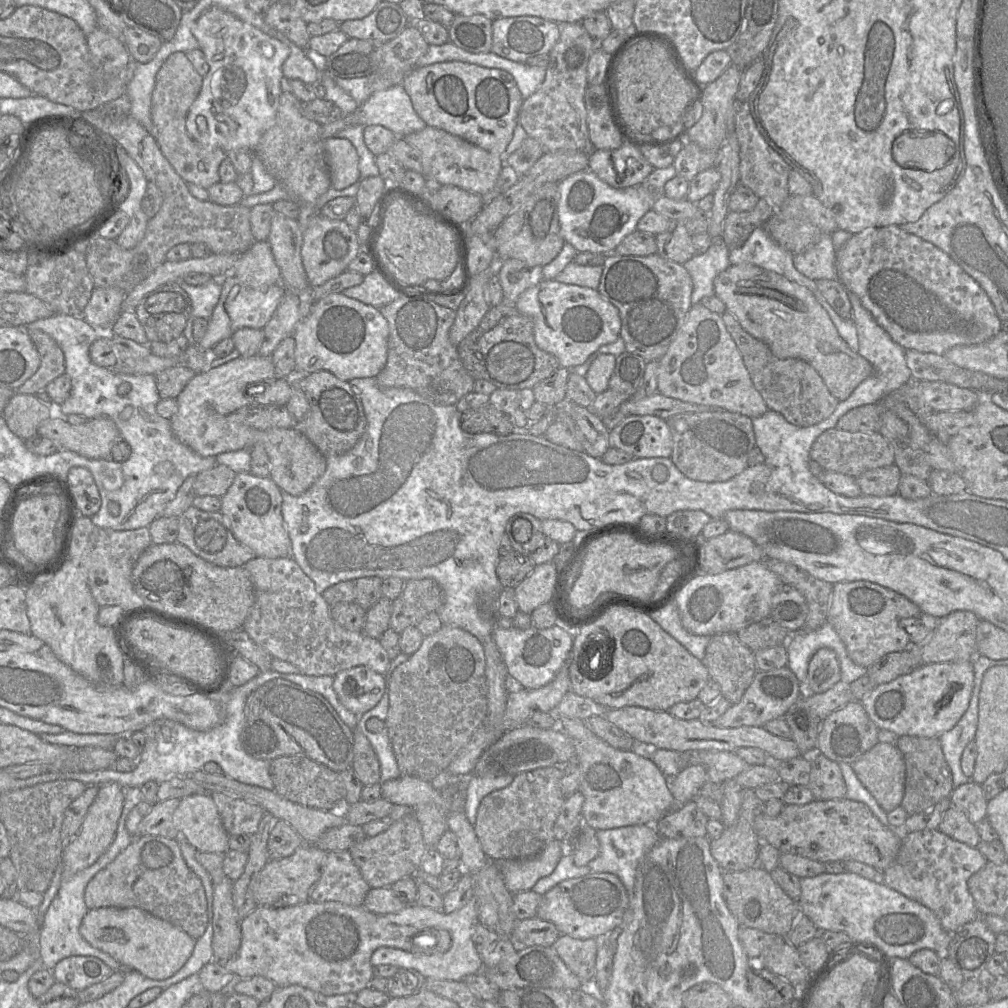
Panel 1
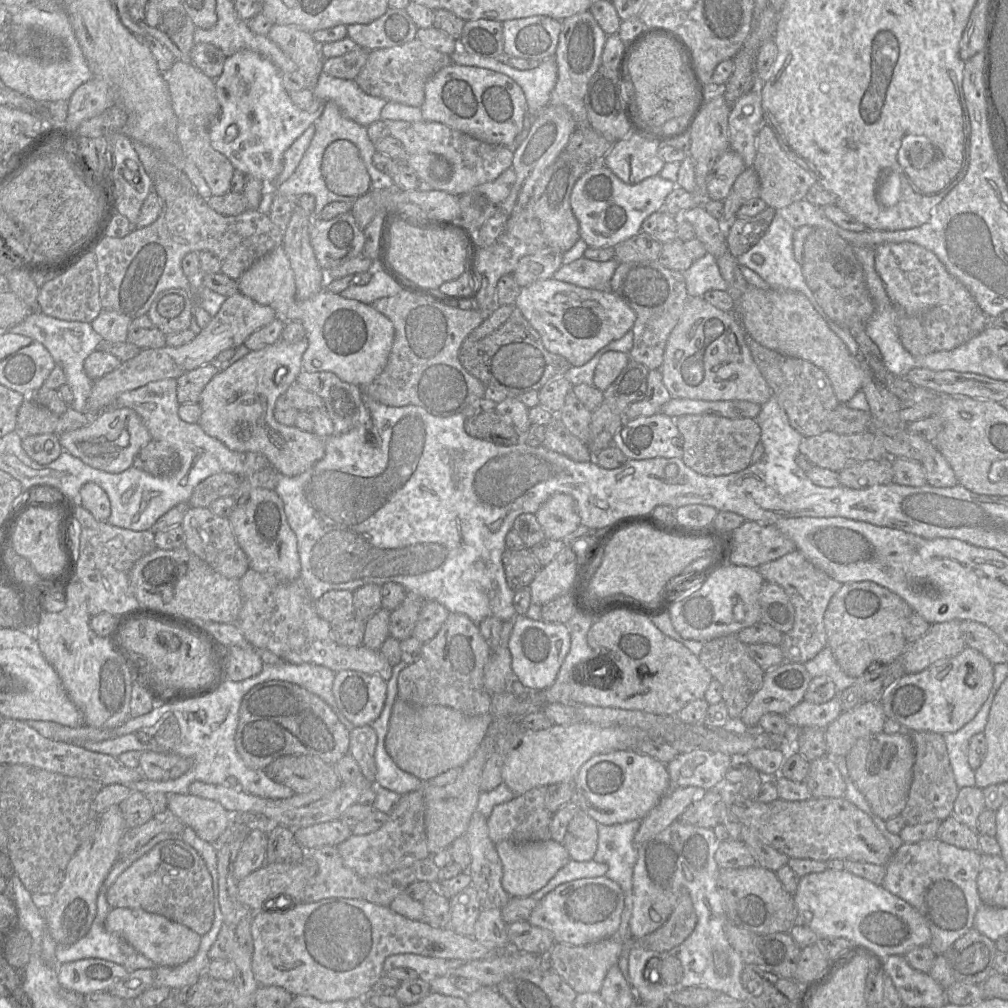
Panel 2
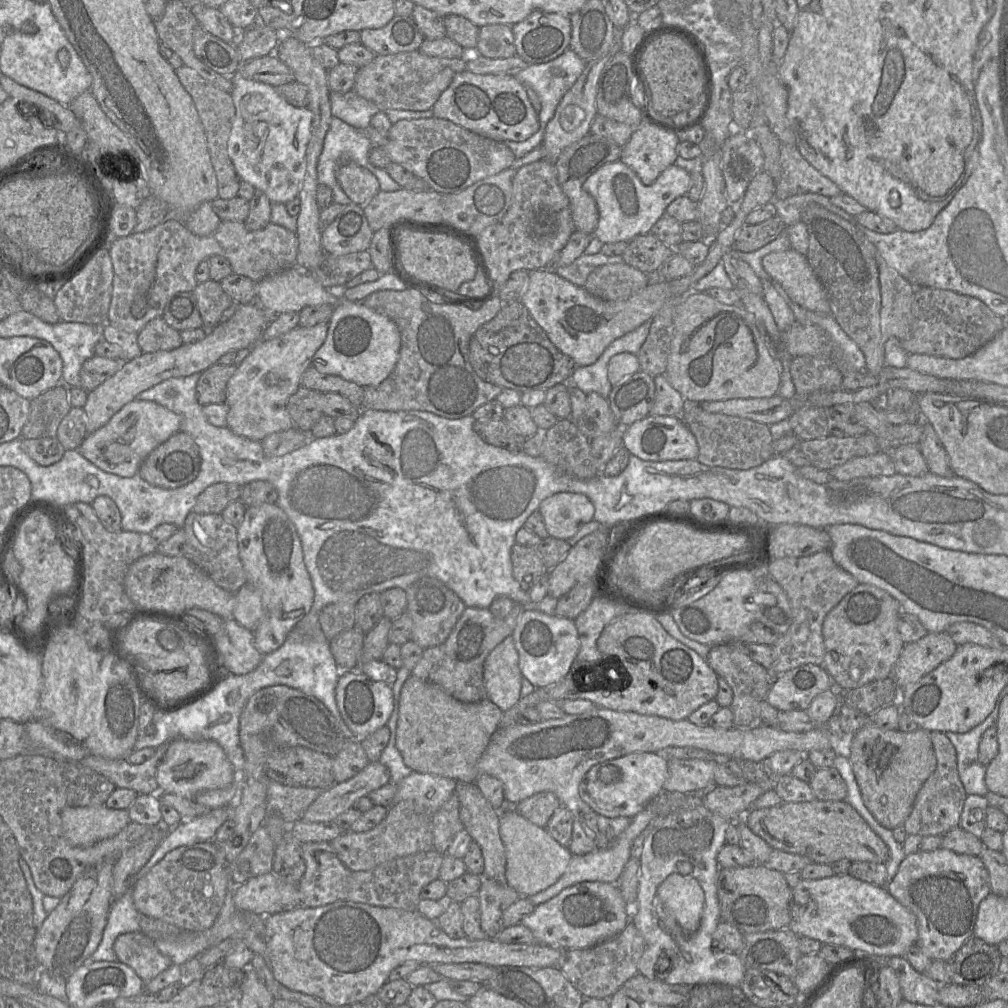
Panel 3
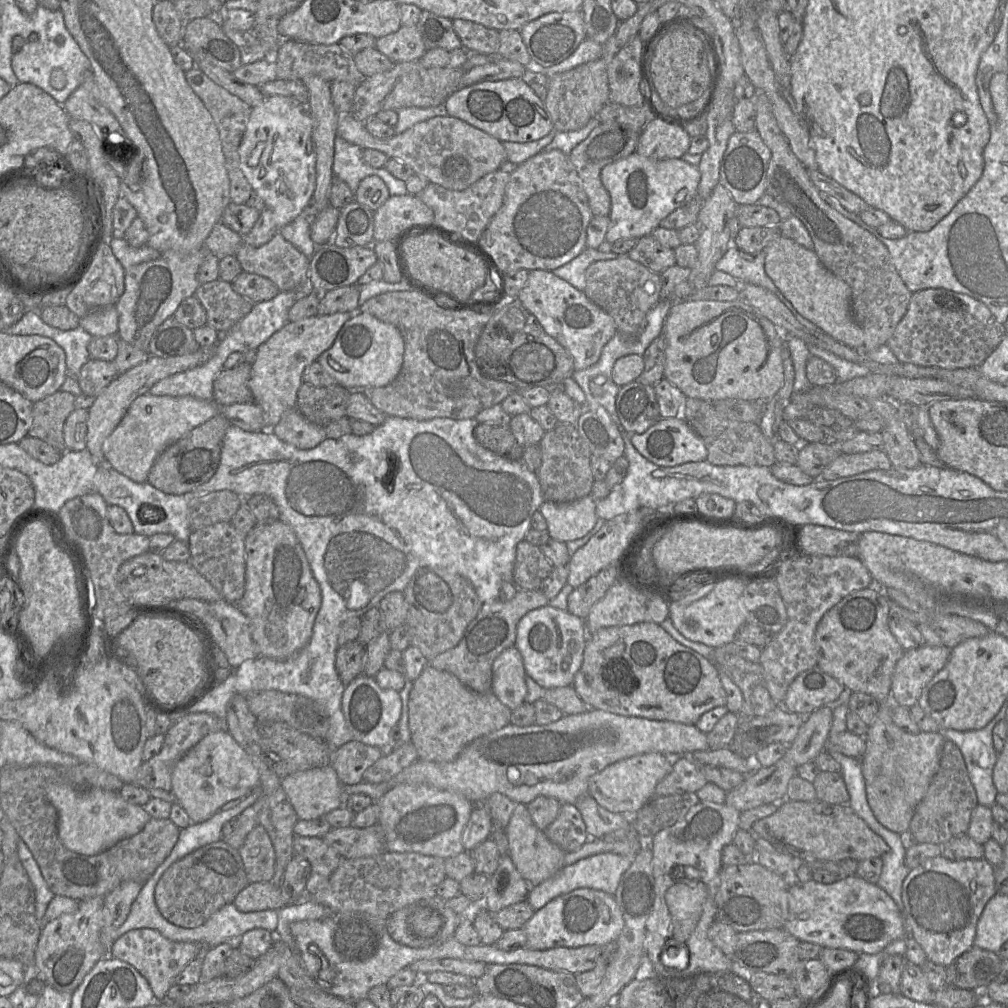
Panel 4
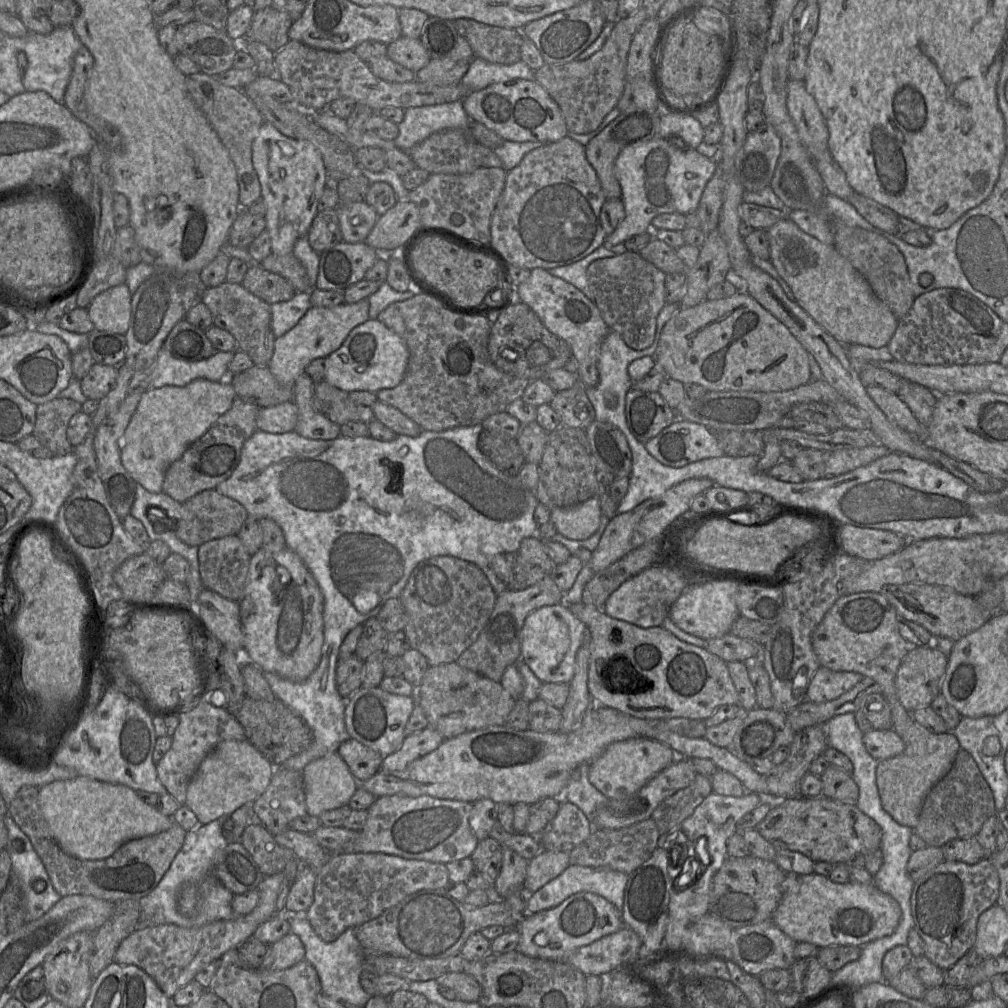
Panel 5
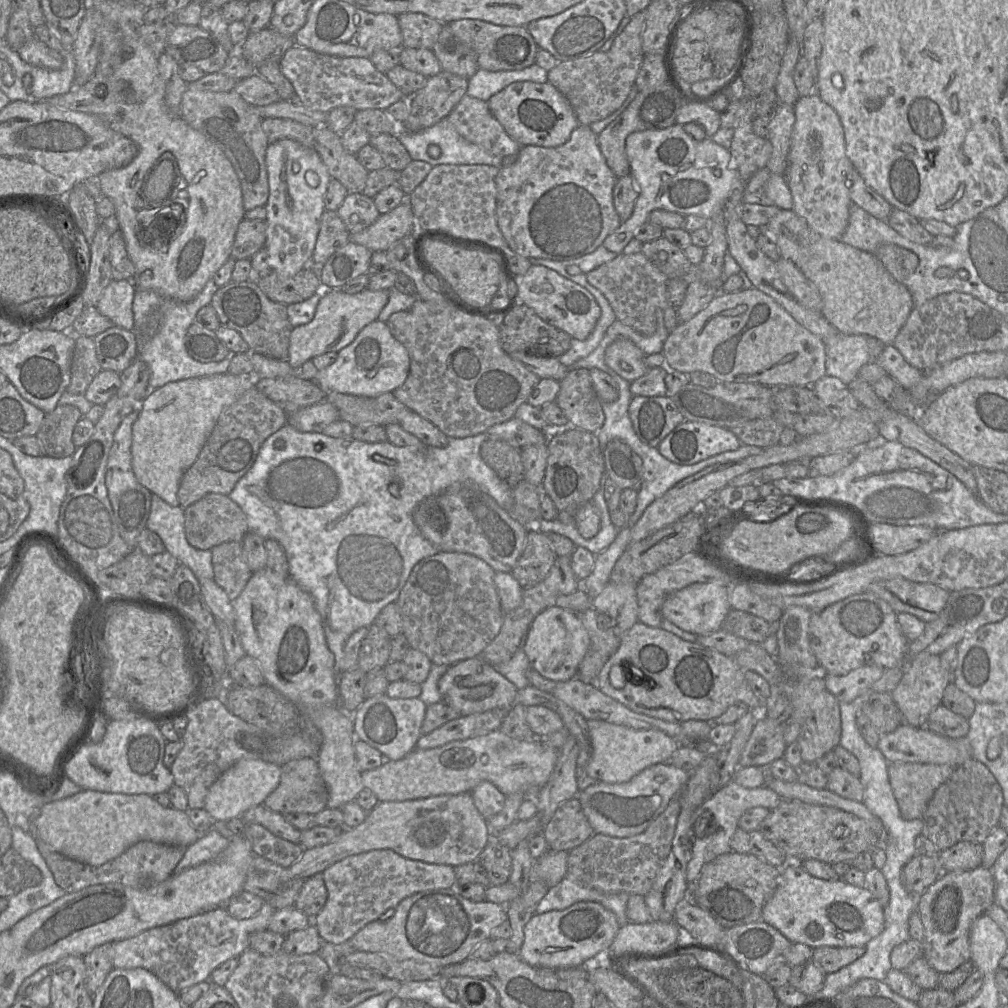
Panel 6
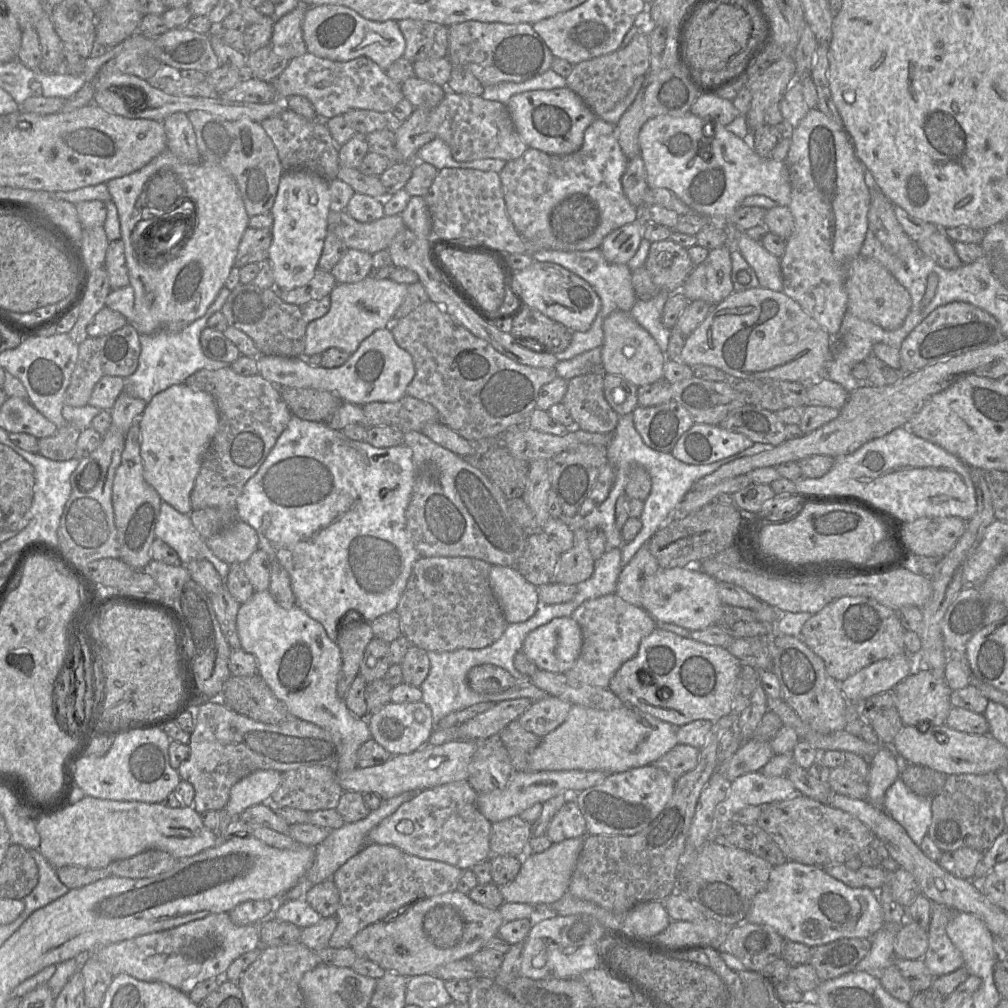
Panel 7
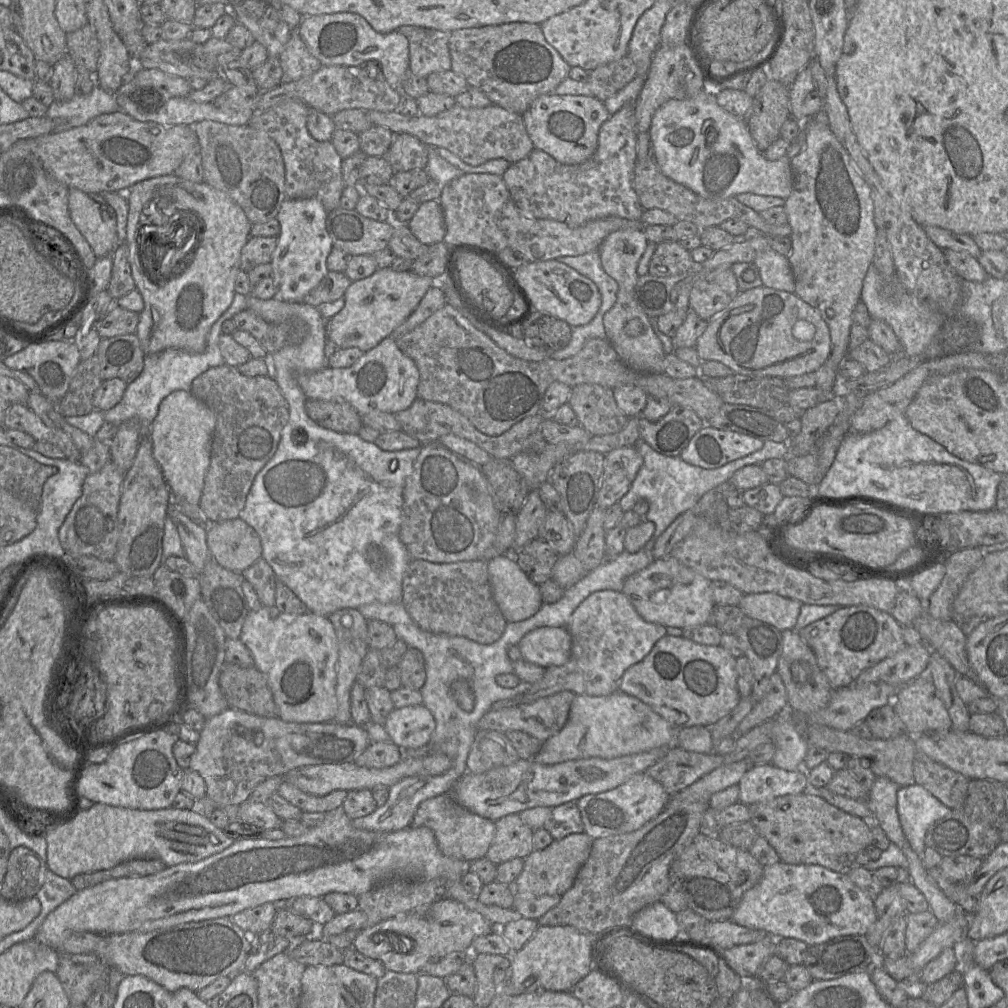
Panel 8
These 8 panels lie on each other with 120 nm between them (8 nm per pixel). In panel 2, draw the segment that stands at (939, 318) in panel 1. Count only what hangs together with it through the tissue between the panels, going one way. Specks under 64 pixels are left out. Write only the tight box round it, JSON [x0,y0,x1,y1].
[874,243,980,318]

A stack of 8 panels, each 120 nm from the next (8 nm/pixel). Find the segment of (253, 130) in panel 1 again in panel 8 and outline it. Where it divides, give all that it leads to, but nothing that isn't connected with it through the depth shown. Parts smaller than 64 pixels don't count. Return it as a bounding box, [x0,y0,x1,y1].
[270,198,333,302]

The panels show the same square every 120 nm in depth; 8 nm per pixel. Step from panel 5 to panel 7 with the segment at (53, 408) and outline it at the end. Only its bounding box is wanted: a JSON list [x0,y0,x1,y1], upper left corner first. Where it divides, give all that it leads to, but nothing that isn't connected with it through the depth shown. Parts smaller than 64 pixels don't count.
[38,423,80,461]

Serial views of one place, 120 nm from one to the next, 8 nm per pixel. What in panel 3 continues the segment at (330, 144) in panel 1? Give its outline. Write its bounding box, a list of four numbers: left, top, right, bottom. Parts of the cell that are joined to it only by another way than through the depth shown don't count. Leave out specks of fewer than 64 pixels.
[336,162,380,205]

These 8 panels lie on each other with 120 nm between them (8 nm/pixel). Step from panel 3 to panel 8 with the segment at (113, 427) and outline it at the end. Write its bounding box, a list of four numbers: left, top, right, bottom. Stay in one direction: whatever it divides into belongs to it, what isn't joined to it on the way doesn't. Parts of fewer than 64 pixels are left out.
[151,390,216,505]

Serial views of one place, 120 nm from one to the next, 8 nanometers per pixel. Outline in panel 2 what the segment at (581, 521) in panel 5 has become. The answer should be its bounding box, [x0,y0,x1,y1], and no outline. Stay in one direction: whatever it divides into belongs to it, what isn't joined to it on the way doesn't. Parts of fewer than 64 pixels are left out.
[536,494,581,540]

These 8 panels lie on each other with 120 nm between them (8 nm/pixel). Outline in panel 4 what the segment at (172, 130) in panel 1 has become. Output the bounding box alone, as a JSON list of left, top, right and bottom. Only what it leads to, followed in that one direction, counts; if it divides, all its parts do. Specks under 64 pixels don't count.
[185,66,253,204]

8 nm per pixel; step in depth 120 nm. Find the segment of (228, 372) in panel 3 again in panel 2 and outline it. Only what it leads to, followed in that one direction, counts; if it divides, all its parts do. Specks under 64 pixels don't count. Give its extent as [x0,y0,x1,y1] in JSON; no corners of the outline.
[177,363,221,404]

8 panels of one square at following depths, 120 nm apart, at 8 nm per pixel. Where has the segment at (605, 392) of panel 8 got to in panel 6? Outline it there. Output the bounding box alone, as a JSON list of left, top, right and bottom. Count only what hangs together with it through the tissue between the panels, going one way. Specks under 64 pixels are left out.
[555,368,605,433]

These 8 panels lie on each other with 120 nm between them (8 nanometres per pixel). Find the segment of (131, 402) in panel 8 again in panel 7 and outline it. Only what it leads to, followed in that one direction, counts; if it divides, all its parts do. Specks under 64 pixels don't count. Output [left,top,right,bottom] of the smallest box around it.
[124,287,230,403]

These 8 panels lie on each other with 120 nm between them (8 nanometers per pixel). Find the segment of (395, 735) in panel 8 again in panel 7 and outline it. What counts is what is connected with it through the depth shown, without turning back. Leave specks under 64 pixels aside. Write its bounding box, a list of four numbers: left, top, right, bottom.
[366,702,434,756]

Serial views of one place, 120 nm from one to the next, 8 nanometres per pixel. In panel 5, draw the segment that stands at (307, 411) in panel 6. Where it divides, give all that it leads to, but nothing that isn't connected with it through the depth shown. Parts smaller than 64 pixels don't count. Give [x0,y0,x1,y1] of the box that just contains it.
[257,401,298,433]

